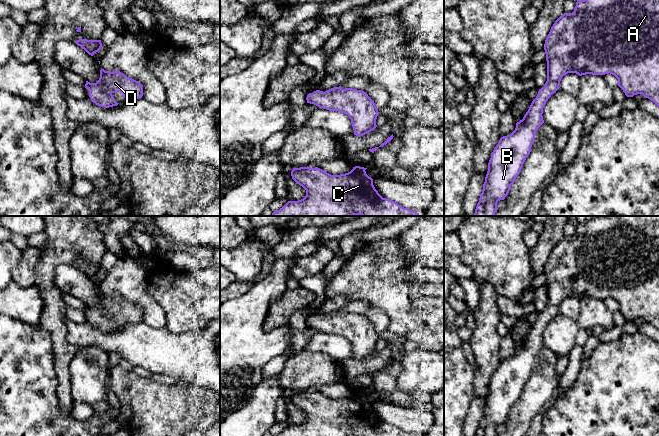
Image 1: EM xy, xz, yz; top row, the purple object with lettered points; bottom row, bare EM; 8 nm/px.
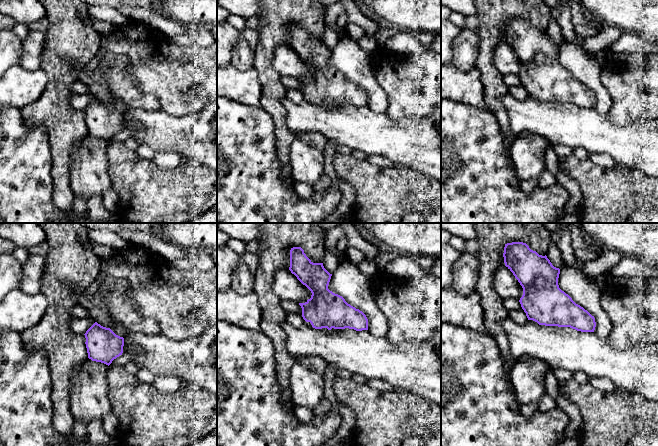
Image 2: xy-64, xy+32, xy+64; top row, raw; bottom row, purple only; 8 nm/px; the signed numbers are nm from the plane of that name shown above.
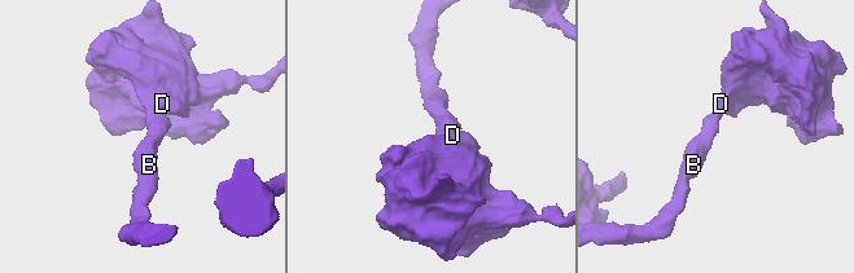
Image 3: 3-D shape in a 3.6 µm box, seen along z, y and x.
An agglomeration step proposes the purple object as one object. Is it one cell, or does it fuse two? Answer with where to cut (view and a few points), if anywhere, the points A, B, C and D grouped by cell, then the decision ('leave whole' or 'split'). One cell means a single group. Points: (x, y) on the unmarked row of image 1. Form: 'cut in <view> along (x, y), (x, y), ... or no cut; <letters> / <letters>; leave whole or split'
no cut; A B C D; leave whole

